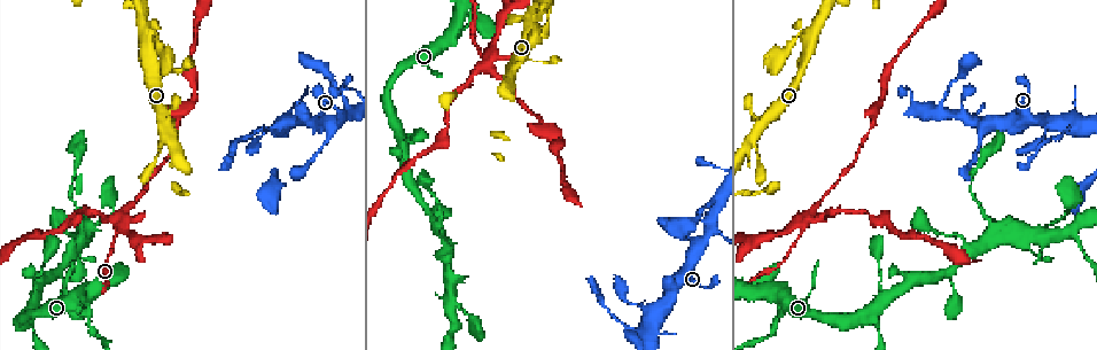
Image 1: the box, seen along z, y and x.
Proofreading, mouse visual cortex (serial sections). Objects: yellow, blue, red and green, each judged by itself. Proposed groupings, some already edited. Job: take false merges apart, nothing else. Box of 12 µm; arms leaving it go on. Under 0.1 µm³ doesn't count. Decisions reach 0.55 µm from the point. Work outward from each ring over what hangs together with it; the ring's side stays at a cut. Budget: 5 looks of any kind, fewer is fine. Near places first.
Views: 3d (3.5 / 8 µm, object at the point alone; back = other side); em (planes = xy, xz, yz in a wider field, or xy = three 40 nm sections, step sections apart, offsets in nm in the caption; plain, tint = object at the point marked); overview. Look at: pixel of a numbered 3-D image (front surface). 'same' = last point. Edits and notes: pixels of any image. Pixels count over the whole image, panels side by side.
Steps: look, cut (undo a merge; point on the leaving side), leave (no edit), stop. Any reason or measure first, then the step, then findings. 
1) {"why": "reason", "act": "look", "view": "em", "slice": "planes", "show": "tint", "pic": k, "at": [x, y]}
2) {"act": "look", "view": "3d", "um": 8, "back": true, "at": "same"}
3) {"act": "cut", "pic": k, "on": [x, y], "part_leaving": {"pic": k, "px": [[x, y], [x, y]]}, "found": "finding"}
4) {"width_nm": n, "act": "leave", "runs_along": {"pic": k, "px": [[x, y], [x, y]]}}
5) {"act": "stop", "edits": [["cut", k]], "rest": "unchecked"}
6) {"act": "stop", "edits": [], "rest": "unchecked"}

{"why": "narrows sharply", "act": "look", "view": "3d", "um": 8, "pic": 1, "at": [53, 272]}

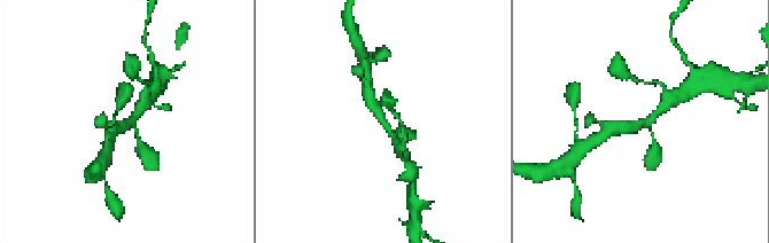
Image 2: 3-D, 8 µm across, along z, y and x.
{"arms": 3, "arm_widths_nm": [150, 250, 350], "why": "need the tissue", "act": "look", "view": "em", "slice": "xy", "step": 2, "show": "tint", "pic": 2, "at": [640, 123]}

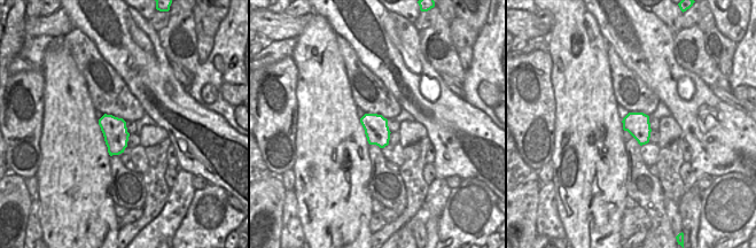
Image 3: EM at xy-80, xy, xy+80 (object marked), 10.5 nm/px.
{"act": "leave", "runs_along": {"pic": 2, "px": [[370, 96], [398, 146]]}, "found": "all the same cell"}

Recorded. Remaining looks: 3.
{"why": "four-way junction", "act": "look", "view": "3d", "um": 8, "pic": 1, "at": [119, 217]}

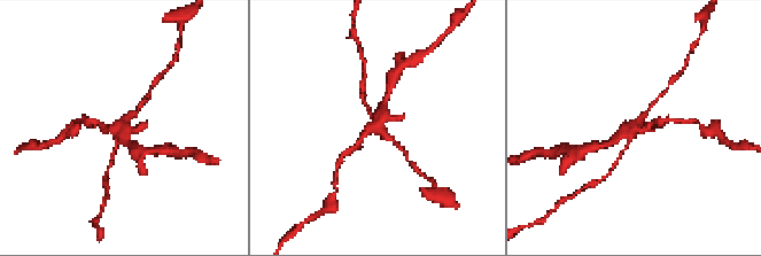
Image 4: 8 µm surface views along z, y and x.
{"why": "zoom in", "act": "look", "view": "3d", "um": 3.5, "back": true, "pic": 4, "at": [374, 124]}

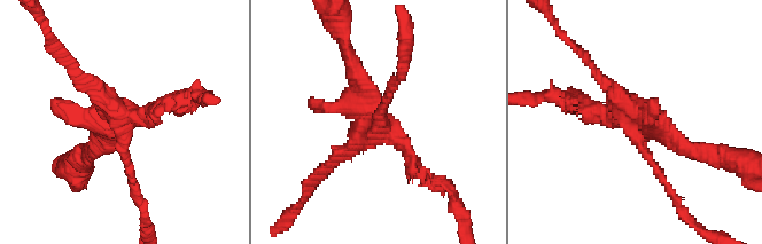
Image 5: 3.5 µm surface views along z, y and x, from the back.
{"why": "need the tissue", "act": "look", "view": "em", "slice": "xy", "step": 2, "show": "tint", "pic": 5, "at": [120, 112]}

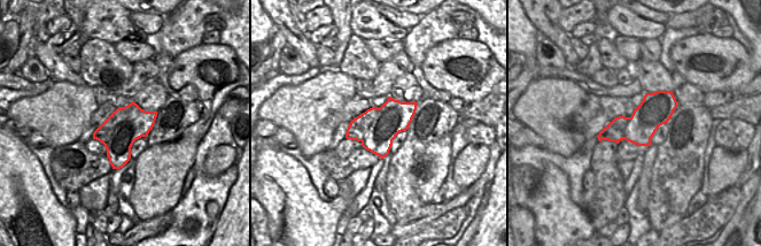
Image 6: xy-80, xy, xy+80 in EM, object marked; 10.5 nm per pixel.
{"act": "cut", "pic": 5, "on": [155, 113], "part_leaving": {"pic": 5, "px": [[135, 115], [164, 97], [202, 97]]}, "found": "a second cell is stuck on"}

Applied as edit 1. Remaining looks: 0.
{"act": "stop", "edits": [["cut", 5]], "rest": "unchecked"}

